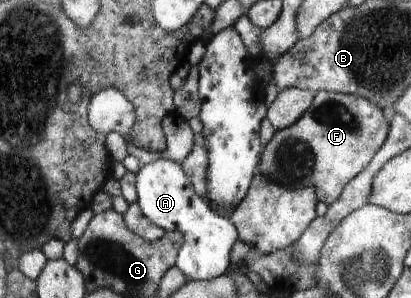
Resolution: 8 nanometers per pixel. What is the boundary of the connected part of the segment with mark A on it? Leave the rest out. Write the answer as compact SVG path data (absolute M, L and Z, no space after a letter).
M156 159L142 165L136 172L136 204L144 216L164 231L179 231L186 238L183 251L178 255L175 267L188 281L219 279L231 269L231 252L239 241L239 230L227 217L214 212L212 207L195 192L182 164L169 159Z

